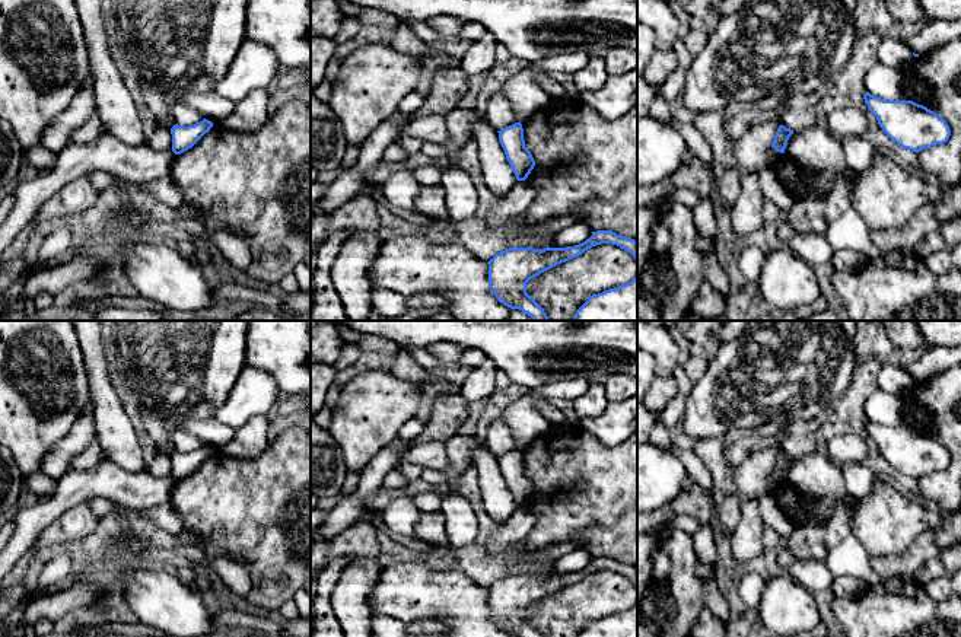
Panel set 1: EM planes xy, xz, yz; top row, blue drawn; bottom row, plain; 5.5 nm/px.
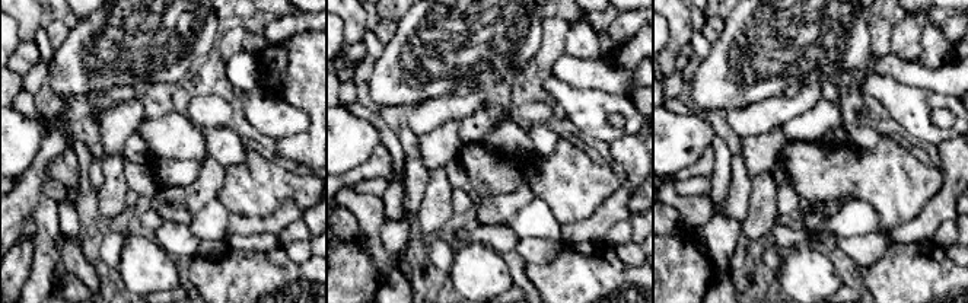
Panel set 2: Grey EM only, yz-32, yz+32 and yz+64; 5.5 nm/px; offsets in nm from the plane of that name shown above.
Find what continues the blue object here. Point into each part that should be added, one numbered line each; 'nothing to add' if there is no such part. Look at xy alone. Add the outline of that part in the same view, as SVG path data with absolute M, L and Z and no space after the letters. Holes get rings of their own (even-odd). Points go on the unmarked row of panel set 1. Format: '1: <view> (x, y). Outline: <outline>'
nothing to add

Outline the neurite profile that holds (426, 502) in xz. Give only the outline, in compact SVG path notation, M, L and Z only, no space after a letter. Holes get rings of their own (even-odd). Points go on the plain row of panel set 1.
M433 491L420 493L413 500L421 513L440 512L442 509L442 496Z

